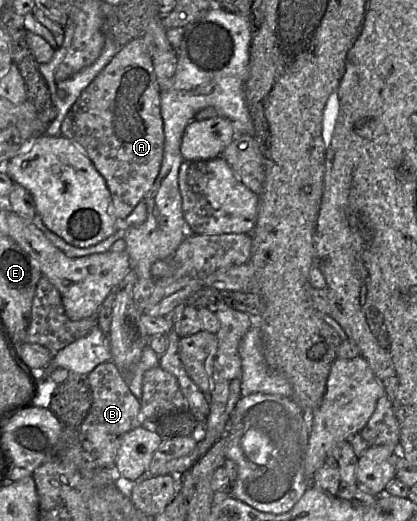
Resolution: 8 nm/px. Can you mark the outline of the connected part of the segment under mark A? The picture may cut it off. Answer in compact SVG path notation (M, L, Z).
M144 36L134 38L122 46L109 64L81 93L62 121L61 132L86 153L105 179L111 196L112 213L120 223L140 201L144 200L158 176L164 152L159 84Z

